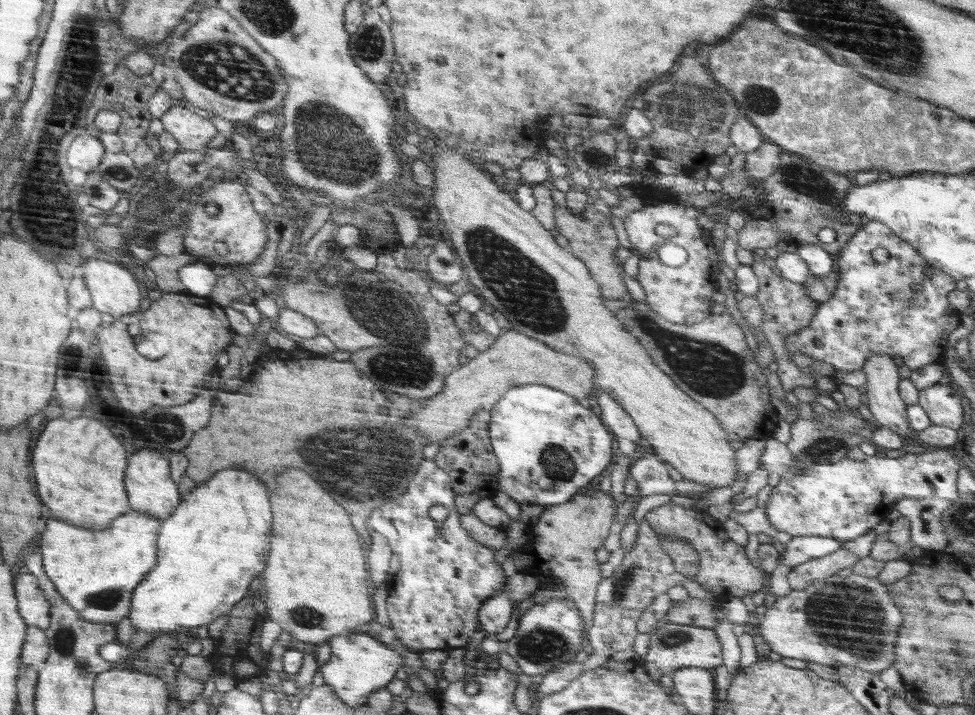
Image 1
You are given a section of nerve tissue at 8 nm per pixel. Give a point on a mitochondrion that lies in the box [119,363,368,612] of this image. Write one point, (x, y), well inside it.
(175, 426)

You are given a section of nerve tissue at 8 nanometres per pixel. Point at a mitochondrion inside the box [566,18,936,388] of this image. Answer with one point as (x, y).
(688, 109)

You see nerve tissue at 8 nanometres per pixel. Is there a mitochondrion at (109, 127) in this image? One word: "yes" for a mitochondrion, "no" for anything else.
no

